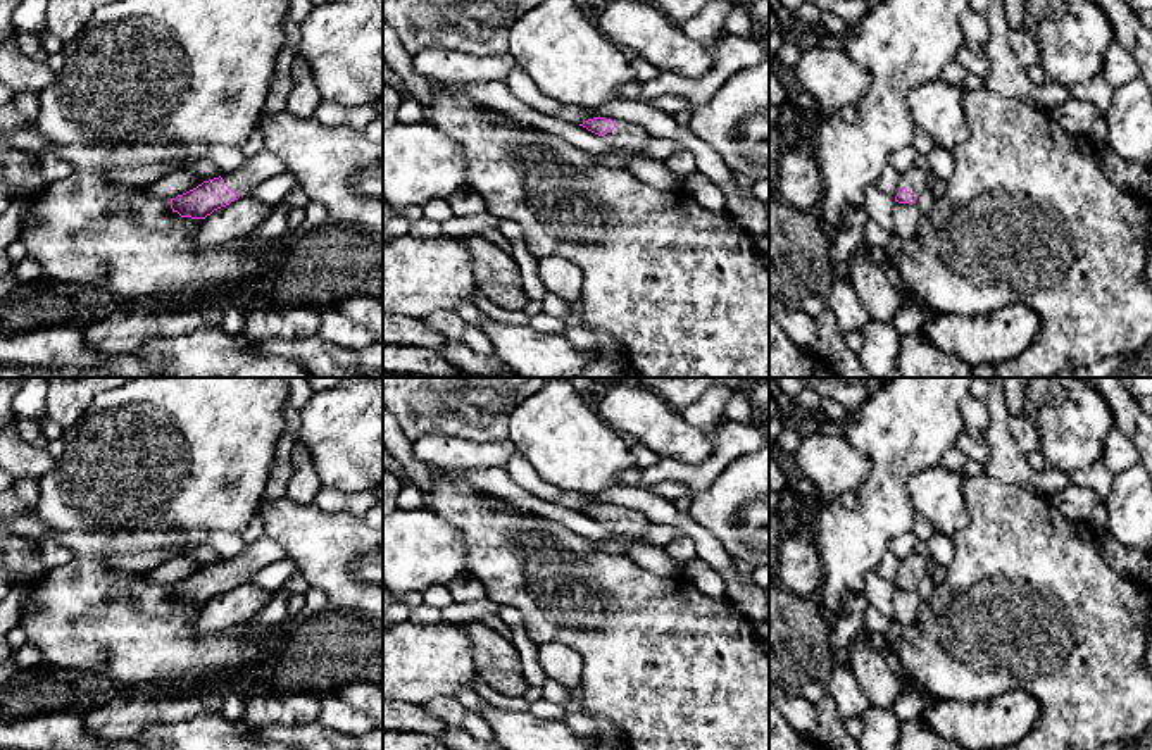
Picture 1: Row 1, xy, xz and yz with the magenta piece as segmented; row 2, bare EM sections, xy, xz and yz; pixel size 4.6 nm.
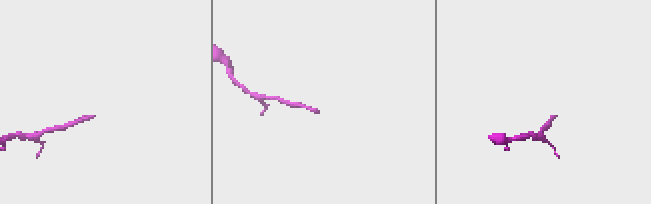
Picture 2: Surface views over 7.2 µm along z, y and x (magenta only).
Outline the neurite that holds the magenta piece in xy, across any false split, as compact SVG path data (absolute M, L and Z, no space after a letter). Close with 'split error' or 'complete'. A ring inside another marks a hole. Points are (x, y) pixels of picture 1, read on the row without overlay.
M262 536L255 543L248 543L238 555L203 567L197 574L171 584L171 595L181 603L205 605L240 583L248 583L250 576L259 569L285 557L288 553L283 547Z | split error

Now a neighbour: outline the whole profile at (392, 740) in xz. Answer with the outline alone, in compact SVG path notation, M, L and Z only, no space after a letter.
M383 731L383 750L450 750L440 740L412 731Z

